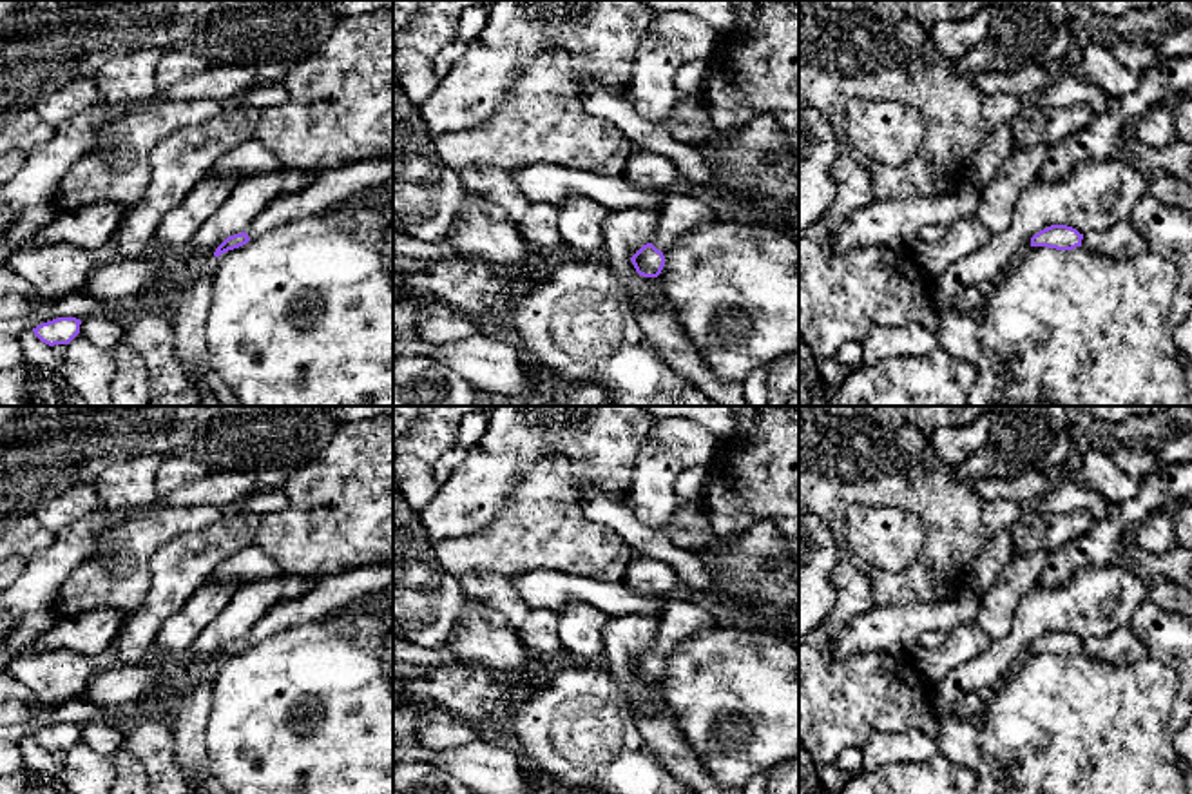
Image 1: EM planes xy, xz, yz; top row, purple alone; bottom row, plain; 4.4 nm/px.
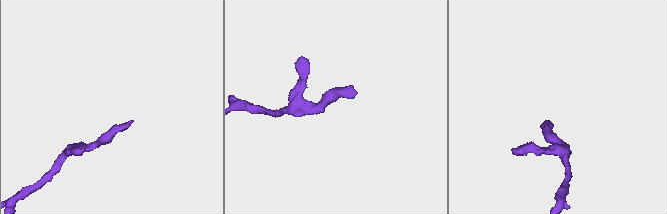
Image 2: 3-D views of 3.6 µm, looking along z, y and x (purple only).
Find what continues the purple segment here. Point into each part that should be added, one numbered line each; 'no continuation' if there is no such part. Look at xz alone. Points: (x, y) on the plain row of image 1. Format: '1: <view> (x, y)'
1: xz (680, 620)

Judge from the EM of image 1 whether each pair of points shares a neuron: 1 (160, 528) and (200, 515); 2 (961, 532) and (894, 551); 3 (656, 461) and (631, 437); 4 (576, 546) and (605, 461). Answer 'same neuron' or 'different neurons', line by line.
1: same neuron
2: different neurons
3: different neurons
4: different neurons

